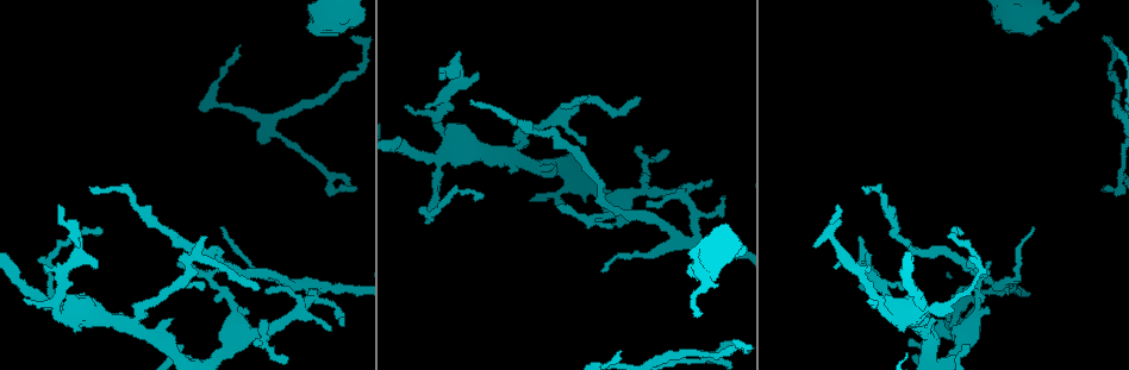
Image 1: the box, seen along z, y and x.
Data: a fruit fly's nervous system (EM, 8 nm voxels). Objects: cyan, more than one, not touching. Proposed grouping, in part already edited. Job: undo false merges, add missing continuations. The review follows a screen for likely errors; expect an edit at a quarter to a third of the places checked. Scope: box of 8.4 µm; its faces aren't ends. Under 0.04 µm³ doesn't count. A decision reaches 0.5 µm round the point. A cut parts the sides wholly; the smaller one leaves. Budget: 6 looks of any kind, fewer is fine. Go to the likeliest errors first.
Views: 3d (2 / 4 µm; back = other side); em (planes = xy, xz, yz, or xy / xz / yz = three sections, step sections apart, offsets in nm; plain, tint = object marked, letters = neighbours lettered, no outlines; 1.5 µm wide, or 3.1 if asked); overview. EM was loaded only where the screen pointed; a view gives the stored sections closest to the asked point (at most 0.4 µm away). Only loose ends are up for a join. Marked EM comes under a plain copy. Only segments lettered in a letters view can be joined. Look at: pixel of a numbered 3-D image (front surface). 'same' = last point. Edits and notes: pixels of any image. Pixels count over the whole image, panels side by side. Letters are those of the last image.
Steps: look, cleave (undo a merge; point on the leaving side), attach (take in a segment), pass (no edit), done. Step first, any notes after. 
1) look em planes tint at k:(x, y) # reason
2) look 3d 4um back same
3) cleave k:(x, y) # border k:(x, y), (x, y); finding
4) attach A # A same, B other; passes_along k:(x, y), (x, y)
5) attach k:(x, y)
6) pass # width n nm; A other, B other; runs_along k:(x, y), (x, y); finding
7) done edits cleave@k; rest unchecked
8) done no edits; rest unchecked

look em planes letters at 1:(834, 267) # free end

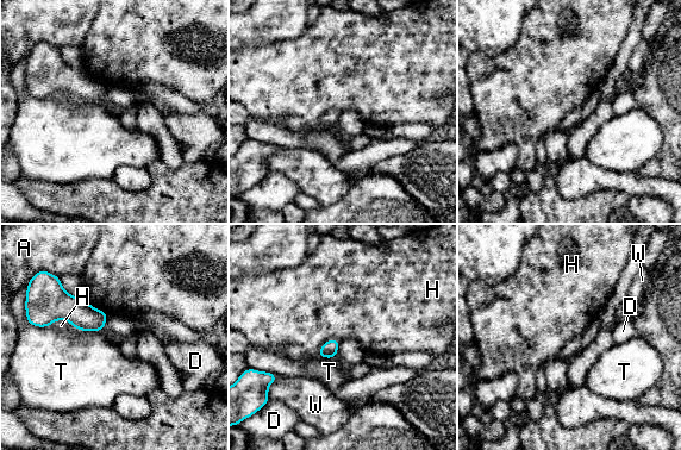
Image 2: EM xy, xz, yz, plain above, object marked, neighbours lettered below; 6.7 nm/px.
pass # A other, D other, H other, T other, W other; border 2:(50, 324), (67, 320), (75, 329); no lettered segment goes on from it

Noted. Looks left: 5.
look 3d 4um at 1:(689, 275) # free end

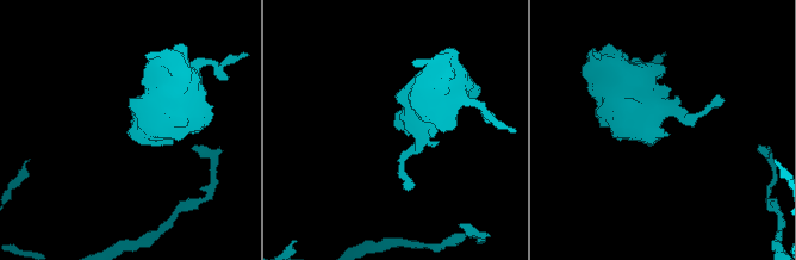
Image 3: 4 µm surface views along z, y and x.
look em planes letters at 3:(663, 131) # now the EM

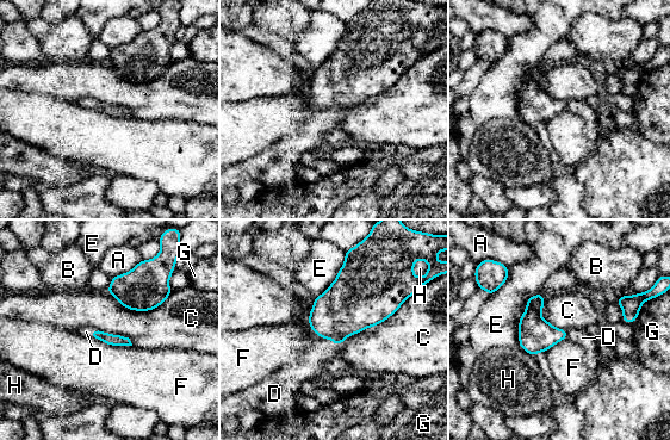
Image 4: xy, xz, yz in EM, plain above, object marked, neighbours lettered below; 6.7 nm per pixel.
attach D # A other, B other, C other, D same, E other, F other, G other, H other; passes_along 4:(346, 308), (326, 338), (310, 365); it goes on there

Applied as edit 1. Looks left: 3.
look 3d 2um at 1:(472, 99) # an open end

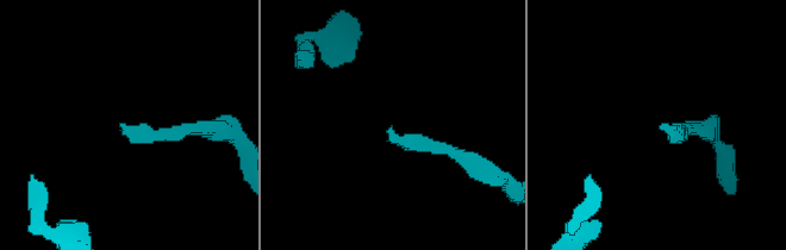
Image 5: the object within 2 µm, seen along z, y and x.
look em planes letters at 5:(125, 123)

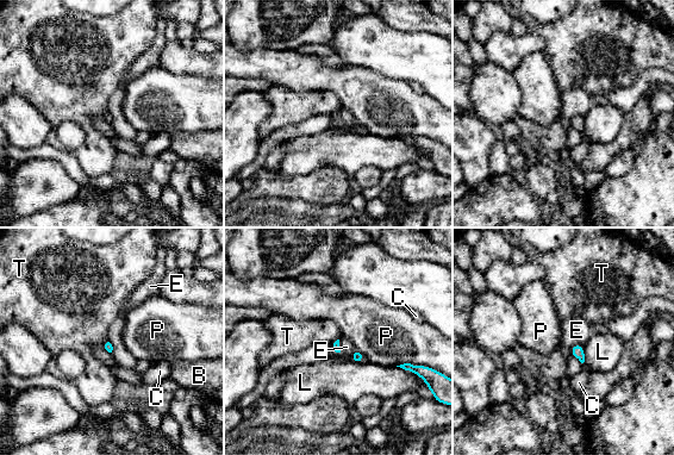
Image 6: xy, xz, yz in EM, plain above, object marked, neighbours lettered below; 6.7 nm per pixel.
pass # B other, C other, E other, L other, P other, T other; border 6:(581, 343), (570, 348), (570, 355); no lettered segment goes on from it

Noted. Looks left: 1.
done edits attach@4; rest unchecked

